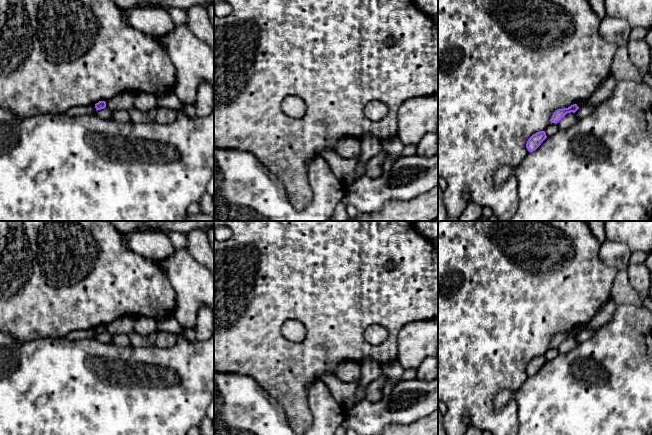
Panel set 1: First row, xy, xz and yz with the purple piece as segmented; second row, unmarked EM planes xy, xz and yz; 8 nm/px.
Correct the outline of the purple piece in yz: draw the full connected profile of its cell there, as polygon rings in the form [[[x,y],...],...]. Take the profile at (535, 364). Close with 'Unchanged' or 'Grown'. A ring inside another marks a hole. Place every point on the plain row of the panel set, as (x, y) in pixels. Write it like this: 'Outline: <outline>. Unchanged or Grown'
Outline: [[[539,355],[533,358],[526,367],[526,372],[529,376],[535,375],[541,367],[547,362],[545,355]]]. Unchanged

